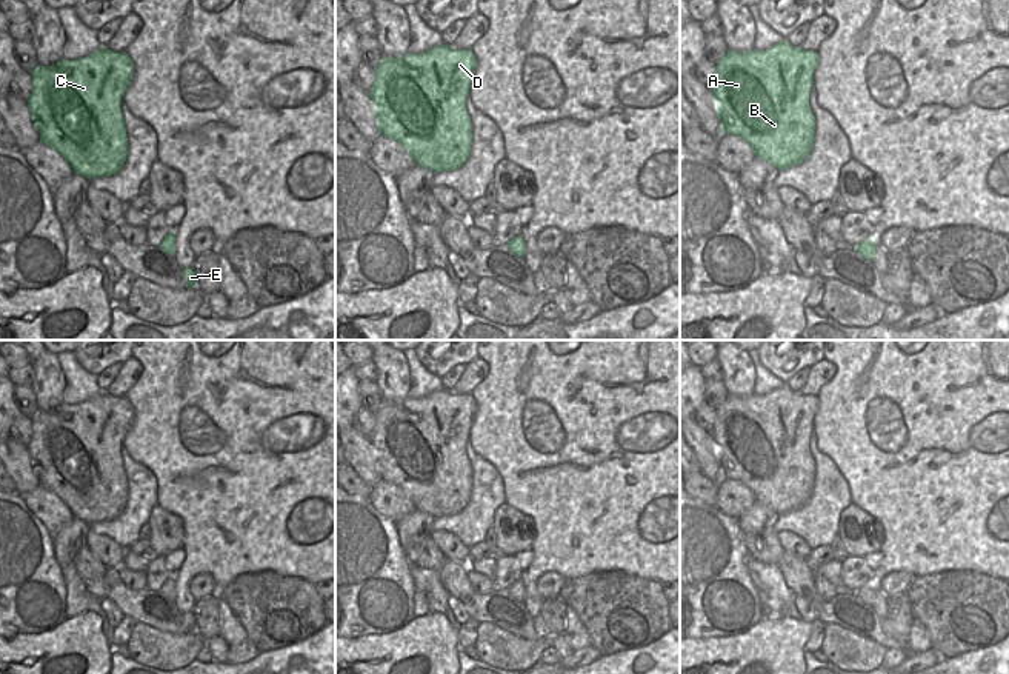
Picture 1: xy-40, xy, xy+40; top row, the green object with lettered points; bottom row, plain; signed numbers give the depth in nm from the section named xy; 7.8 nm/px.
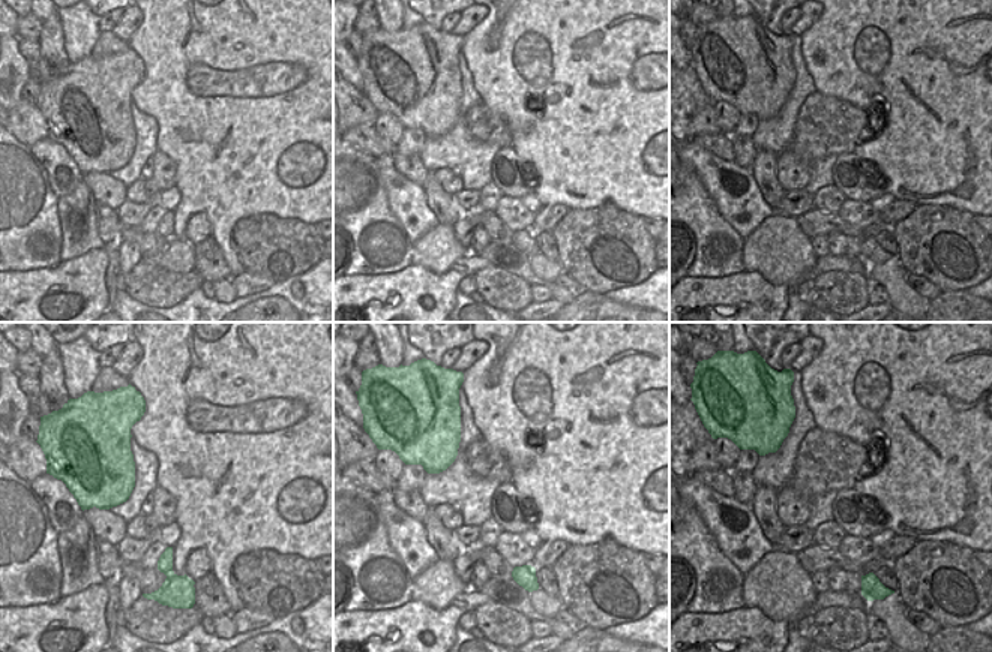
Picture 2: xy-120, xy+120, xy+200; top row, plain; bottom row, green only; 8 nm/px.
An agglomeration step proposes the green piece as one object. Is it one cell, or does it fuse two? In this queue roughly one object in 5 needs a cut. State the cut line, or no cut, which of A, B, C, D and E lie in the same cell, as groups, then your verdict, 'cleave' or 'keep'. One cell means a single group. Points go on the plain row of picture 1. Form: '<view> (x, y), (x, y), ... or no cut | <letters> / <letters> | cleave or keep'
no cut | A B C D E | keep

